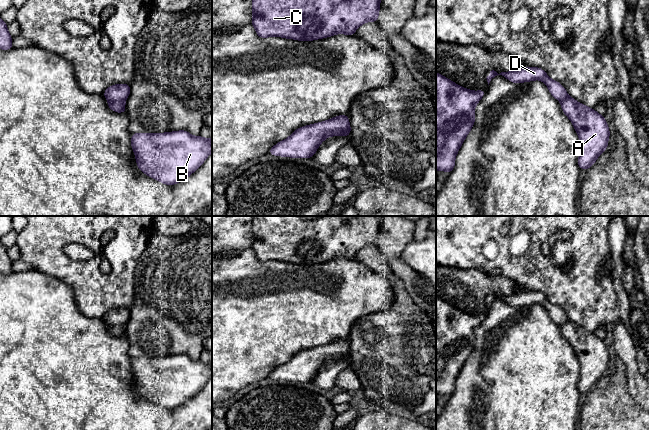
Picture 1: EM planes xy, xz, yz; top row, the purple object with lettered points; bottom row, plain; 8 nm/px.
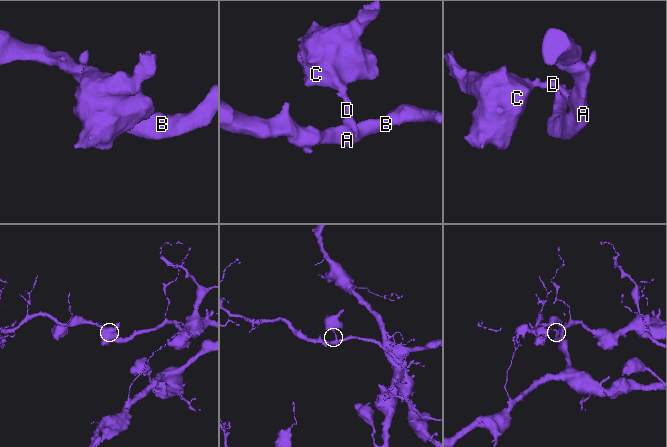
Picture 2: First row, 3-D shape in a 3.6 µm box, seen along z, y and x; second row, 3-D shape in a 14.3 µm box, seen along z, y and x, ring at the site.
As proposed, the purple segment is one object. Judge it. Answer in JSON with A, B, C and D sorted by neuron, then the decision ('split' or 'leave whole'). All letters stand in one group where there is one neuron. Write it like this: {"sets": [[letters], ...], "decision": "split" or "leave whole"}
{"sets": [["A", "B"], ["C", "D"]], "decision": "split"}

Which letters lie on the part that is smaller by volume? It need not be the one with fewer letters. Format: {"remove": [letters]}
{"remove": ["C", "D"]}

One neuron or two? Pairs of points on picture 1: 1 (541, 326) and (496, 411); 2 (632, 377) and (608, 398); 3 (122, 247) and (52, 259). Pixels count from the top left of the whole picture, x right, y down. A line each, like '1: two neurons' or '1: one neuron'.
1: one neuron
2: two neurons
3: one neuron

